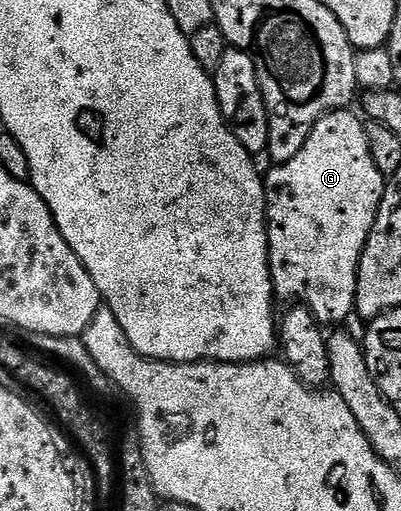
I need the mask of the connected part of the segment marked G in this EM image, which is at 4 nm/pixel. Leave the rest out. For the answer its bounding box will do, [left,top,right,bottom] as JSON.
[263,108,384,324]

